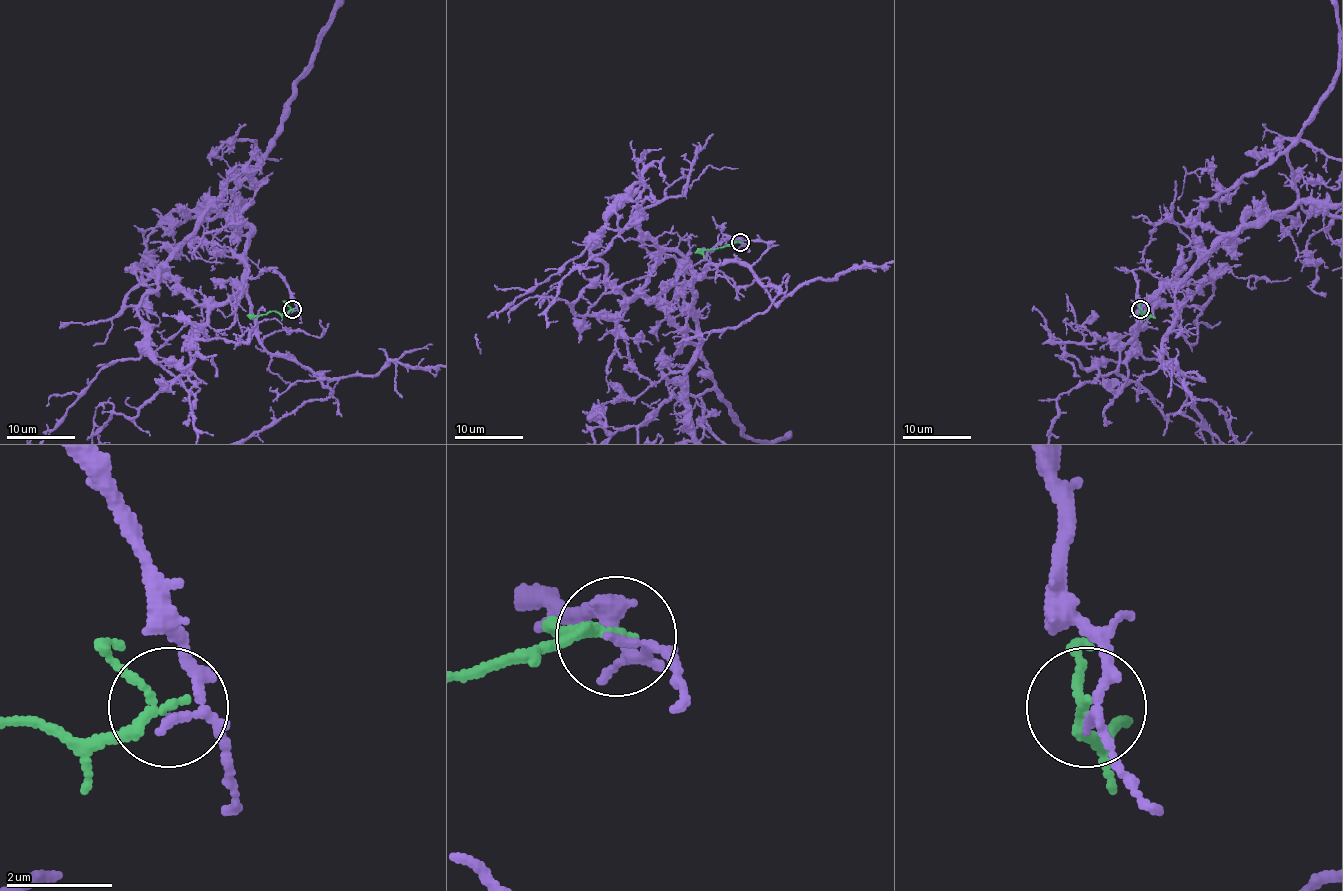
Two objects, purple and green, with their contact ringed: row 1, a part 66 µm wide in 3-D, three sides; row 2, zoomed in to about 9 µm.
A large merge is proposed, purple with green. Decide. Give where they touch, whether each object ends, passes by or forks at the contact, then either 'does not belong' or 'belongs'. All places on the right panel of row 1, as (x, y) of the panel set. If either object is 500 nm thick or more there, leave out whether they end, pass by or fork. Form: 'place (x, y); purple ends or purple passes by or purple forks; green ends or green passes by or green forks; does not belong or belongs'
place (1140, 309); purple passes by; green passes by; does not belong

